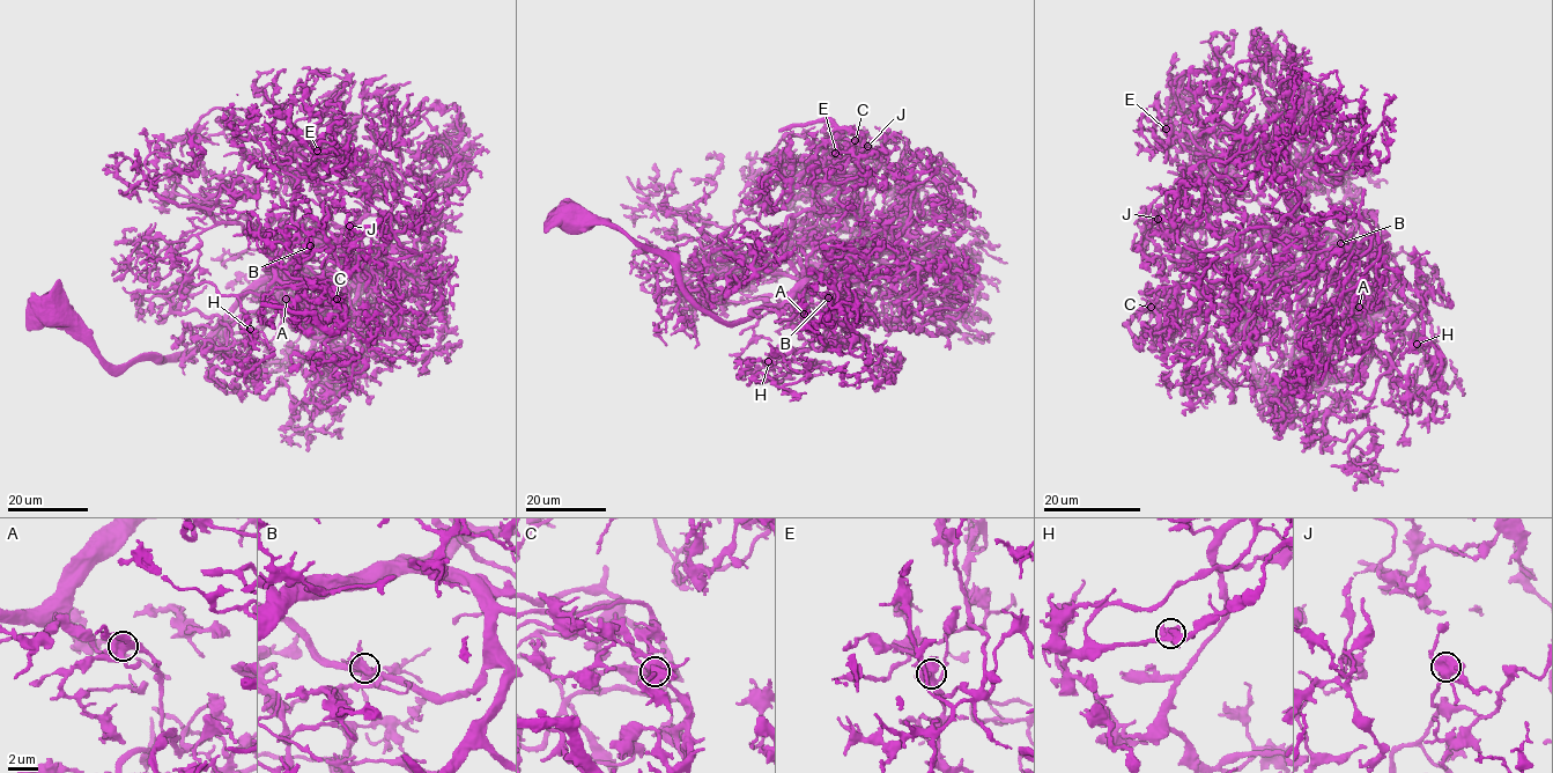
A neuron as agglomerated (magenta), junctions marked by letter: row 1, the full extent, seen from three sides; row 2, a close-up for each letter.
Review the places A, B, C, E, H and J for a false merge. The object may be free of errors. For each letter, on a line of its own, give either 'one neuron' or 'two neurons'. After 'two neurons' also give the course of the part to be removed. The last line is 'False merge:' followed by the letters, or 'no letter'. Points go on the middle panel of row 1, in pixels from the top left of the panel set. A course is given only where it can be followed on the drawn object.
A: one neuron
B: one neuron
C: two neurons; course (855, 140), (864, 146), (864, 137), (827, 120), (788, 126), (778, 131)
E: one neuron
H: one neuron
J: one neuron
False merge: C

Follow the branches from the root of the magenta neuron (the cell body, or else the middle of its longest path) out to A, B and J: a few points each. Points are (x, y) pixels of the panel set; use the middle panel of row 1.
A: (570, 218), (662, 254), (723, 323), (811, 279), (860, 280), (866, 307), (841, 344), (819, 340), (804, 314)
B: (570, 218), (615, 225), (662, 254), (723, 323), (783, 304), (811, 279), (860, 280), (857, 303), (828, 297)
J: (570, 218), (616, 226), (742, 323), (801, 279), (790, 221), (842, 177), (850, 189), (866, 146)

